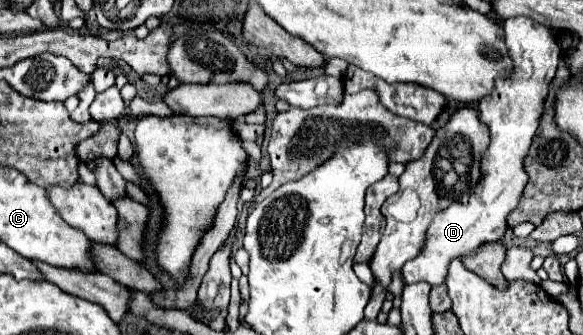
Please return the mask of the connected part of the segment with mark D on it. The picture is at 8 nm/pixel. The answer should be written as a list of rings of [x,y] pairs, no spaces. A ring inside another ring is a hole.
[[[516,16],[504,20],[504,32],[506,46],[514,62],[514,72],[498,78],[492,96],[478,104],[480,118],[490,130],[490,146],[482,158],[480,182],[470,194],[468,204],[450,204],[448,210],[442,210],[438,216],[434,216],[434,222],[426,234],[422,256],[406,262],[402,268],[406,282],[426,280],[432,286],[442,284],[446,278],[446,266],[452,258],[472,254],[484,242],[502,240],[506,230],[506,216],[518,204],[518,198],[528,182],[522,160],[528,154],[530,142],[538,130],[544,98],[548,96],[548,86],[556,74],[560,48],[552,30],[544,24],[536,24],[532,18]]]

